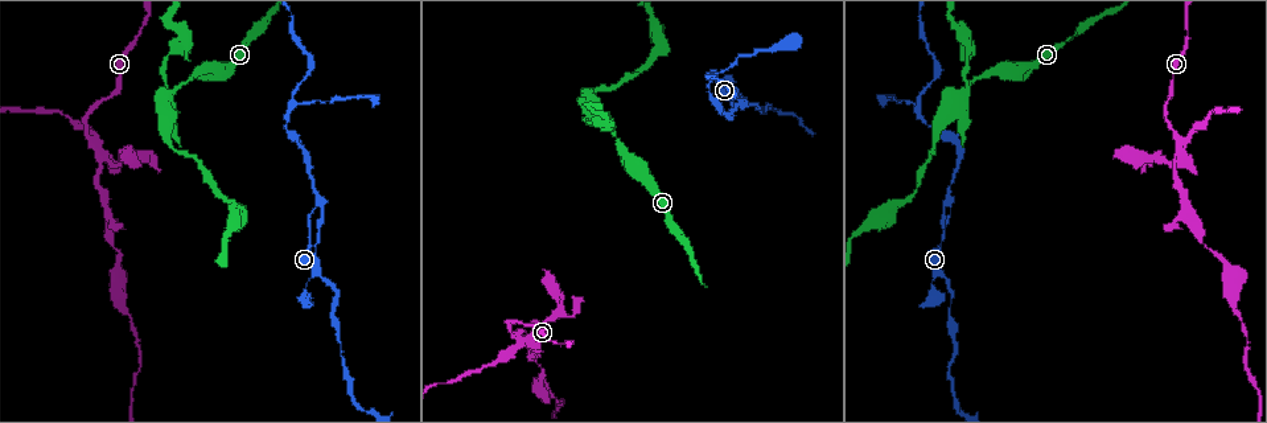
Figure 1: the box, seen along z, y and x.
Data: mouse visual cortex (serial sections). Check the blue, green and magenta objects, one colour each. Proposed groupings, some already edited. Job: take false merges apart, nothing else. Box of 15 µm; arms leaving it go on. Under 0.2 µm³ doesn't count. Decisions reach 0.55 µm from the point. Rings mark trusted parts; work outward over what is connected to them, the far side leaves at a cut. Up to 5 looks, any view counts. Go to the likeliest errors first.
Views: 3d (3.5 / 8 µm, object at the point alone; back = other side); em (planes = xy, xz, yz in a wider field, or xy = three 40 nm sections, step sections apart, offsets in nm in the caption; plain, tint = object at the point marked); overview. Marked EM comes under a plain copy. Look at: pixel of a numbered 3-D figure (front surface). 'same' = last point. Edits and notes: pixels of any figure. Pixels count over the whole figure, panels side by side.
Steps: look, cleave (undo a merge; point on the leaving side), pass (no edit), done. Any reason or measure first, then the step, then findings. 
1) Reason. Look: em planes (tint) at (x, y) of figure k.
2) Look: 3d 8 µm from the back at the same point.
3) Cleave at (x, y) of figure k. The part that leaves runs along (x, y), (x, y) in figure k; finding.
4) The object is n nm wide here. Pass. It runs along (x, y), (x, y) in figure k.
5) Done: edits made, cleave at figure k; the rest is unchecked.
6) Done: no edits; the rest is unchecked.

A fork. Look: 3d 3.5 µm at (961, 90) of figure 1.

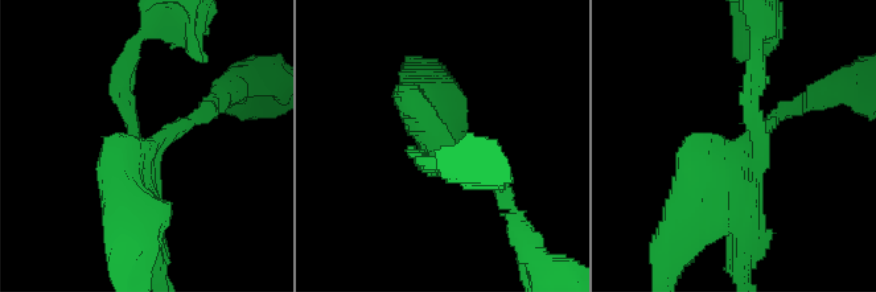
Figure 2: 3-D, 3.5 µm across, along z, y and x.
Now the EM. Look: em xy step 5 (tint) at (152, 146) of figure 2.

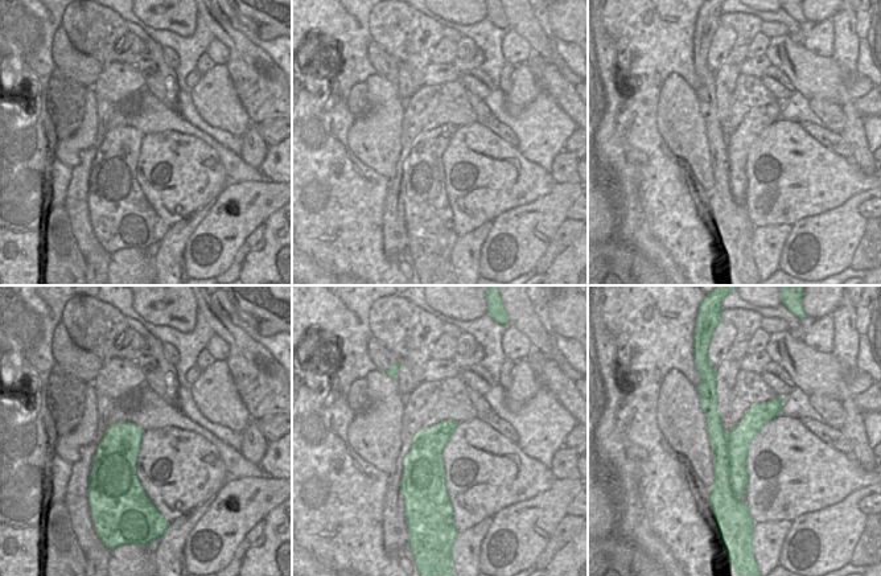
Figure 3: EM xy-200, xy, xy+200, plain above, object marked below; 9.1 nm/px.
Cleave at (130, 99) of figure 2. The part that leaves runs along (134, 135), (122, 78), (142, 33) in figure 2; a second cell is stuck on.

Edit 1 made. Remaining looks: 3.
Look: overview.

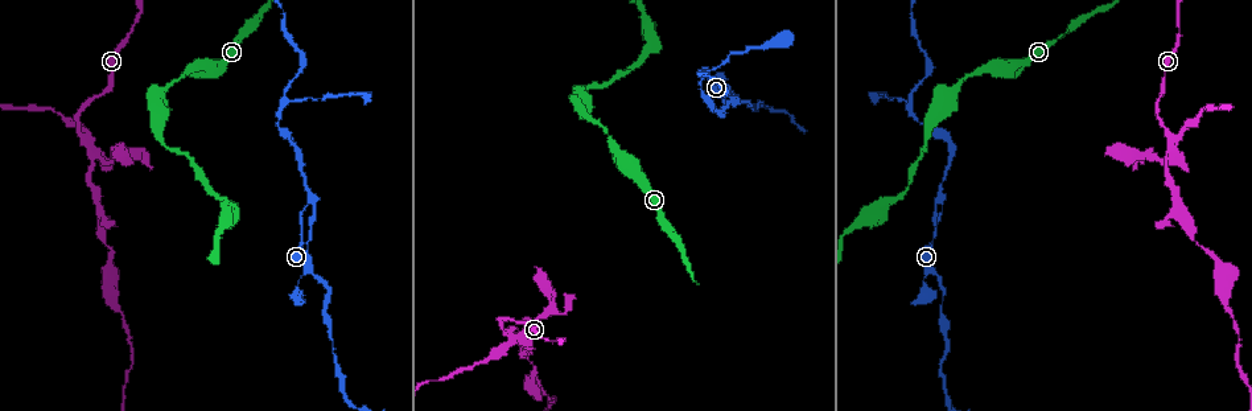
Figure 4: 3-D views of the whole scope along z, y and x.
Narrows sharply. Look: 3d 8 µm at (912, 116) of figure 4.

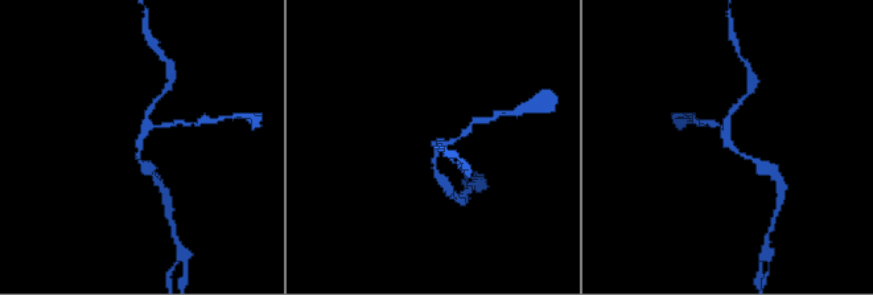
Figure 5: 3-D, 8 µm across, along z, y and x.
Look: 3d 3.5 µm from the back at (141, 149) of figure 5.

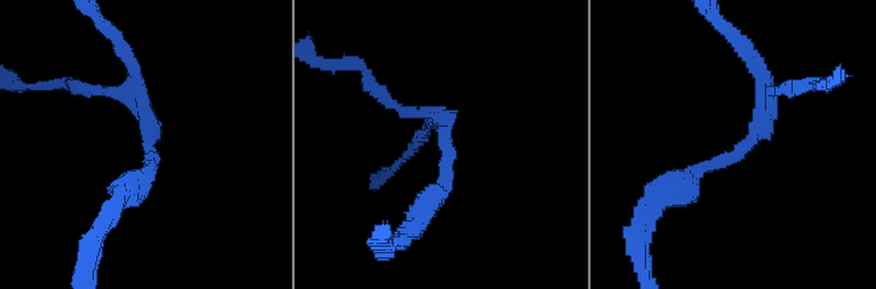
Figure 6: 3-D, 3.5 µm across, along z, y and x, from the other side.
Pass. It runs along (685, 184), (745, 147), (778, 90) in figure 6; all the same cell.

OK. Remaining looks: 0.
Done: edits made, cleave at figure 2; the rest is unchecked.

